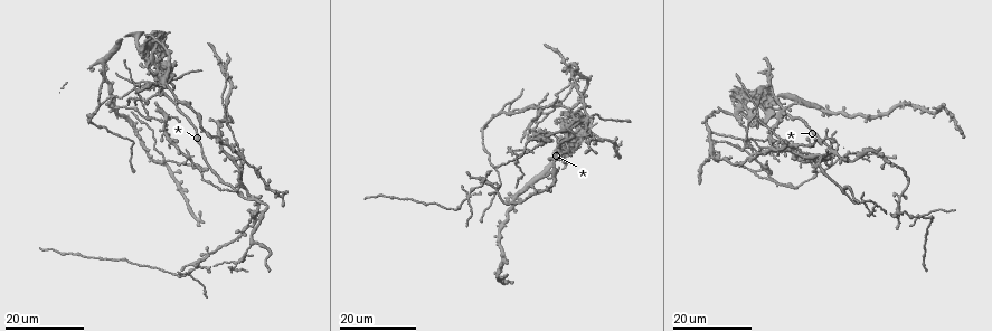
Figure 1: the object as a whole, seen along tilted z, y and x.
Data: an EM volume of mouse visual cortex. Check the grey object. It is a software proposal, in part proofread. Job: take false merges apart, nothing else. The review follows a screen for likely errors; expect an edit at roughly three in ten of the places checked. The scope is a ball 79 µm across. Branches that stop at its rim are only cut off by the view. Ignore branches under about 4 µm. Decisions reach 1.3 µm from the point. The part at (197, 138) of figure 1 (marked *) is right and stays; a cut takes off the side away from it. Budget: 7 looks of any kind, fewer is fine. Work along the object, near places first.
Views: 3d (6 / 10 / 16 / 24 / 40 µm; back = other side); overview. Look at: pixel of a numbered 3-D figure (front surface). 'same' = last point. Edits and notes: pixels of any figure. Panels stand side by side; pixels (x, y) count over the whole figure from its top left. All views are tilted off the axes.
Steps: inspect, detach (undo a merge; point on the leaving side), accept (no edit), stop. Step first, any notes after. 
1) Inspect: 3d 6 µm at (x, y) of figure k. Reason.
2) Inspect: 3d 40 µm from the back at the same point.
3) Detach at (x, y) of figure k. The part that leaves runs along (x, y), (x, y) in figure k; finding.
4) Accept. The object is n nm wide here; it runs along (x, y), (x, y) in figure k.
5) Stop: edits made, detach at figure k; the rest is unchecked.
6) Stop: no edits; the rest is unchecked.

Inspect: 3d 16 µm at (197, 165) of figure 1. Thin arm on a thick one.

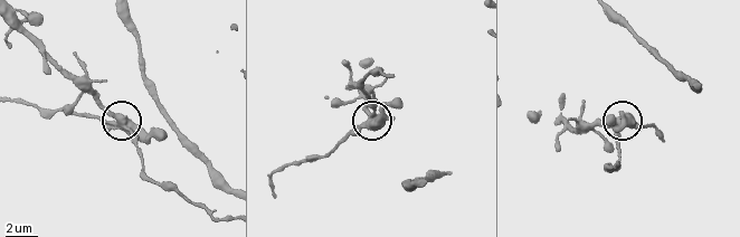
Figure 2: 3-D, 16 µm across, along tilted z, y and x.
Inspect: 3d 10 µm at (117, 122) of figure 2.

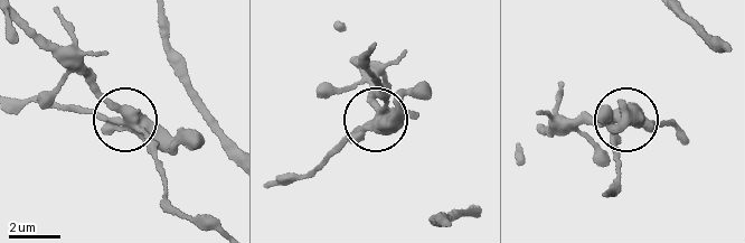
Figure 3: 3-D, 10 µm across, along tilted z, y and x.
Detach at (167, 133) of figure 3. The part that leaves runs along (131, 119), (18, 13) in figure 3; a second neuron is stuck on.

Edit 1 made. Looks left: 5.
Inspect: overview. See it whole again.

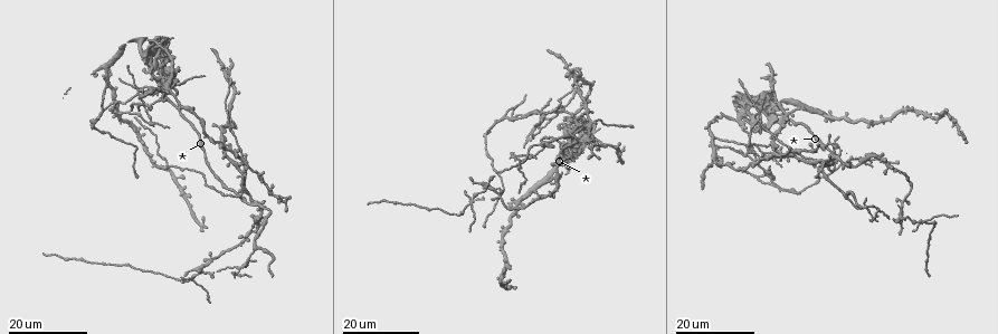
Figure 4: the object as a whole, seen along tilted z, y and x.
Inspect: 3d 16 µm at (622, 125) of figure 4. A narrow waist.

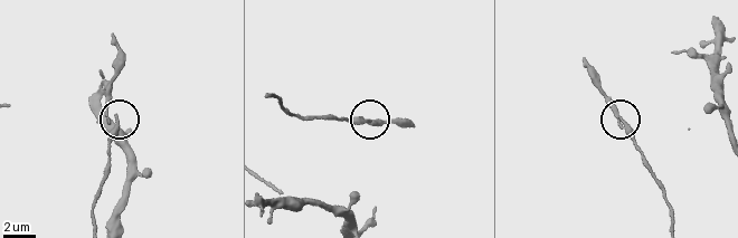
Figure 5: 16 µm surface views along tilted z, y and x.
Inspect: 3d 10 µm at (620, 119) of figure 5.

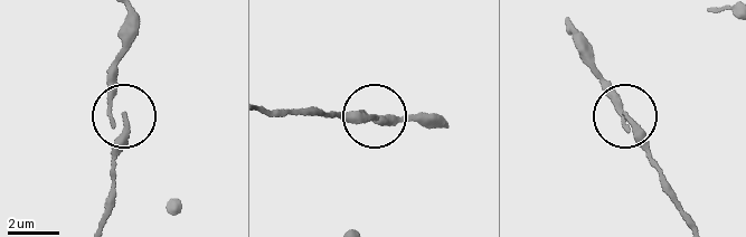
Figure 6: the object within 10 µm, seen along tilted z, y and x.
Accept. All the same neuron.

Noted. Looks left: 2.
Inspect: 3d 16 µm at (200, 270) of figure 4. Three arms meet.

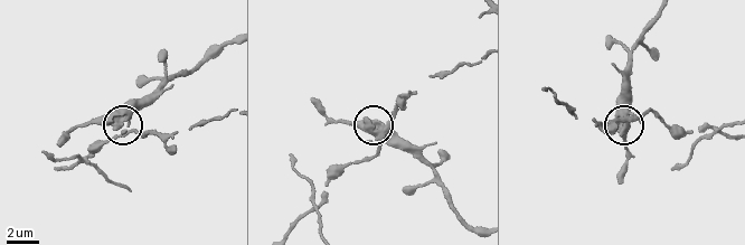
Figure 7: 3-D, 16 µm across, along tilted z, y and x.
Inspect: 3d 6 µm at (129, 121) of figure 7. Zoom in.

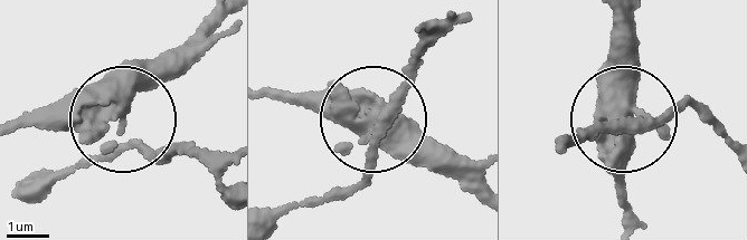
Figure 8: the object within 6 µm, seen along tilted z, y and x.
Accept. The side arm is 6 µm long; it runs along (225, 20), (114, 117), (28, 116) in figure 8; all the same neuron.

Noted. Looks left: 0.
Stop: edits made, detach at figure 3; the rest is unchecked.

